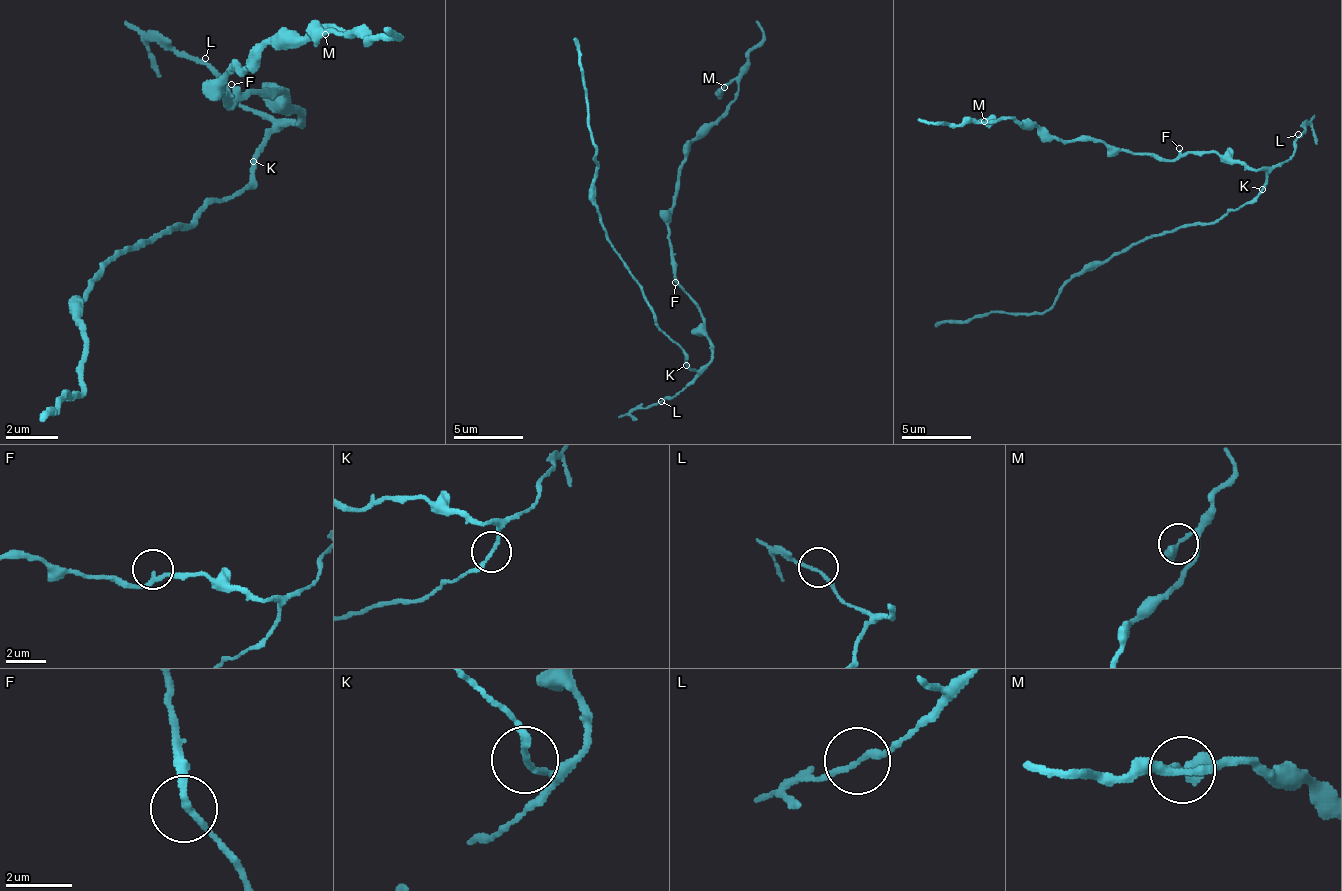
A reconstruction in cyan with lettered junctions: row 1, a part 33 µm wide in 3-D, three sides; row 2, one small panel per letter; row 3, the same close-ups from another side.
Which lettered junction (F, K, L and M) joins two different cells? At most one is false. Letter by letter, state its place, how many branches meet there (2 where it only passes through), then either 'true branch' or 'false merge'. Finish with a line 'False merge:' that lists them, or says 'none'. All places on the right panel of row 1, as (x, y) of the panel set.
F: (1179, 148) | 2 | true branch
K: (1262, 189) | 2 | false merge
L: (1298, 134) | 2 | true branch
M: (984, 121) | 1 | true branch
False merge: K

